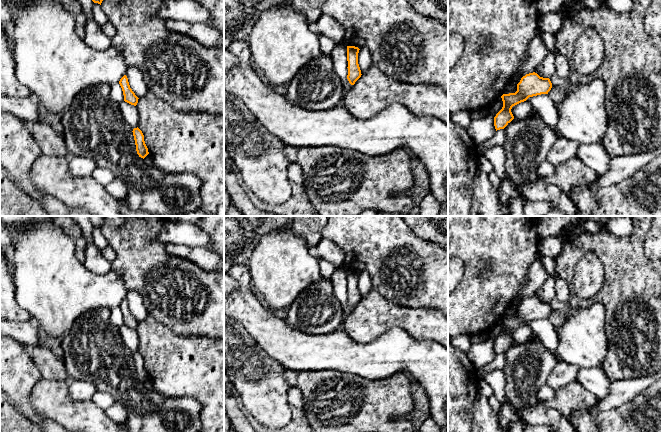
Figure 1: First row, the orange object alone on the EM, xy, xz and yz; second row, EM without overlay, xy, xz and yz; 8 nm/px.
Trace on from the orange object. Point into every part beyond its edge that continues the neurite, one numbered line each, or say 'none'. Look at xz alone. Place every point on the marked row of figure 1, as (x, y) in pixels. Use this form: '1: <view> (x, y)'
none

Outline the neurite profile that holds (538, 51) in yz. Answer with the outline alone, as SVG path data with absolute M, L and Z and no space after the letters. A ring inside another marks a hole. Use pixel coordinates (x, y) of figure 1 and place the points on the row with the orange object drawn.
M534 35L529 45L529 53L525 62L519 67L516 74L521 78L526 74L533 73L544 61L549 51L541 37Z

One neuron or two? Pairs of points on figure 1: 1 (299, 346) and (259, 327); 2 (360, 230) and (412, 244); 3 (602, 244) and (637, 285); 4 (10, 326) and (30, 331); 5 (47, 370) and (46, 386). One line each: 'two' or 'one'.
1: one
2: one
3: one
4: one
5: two

